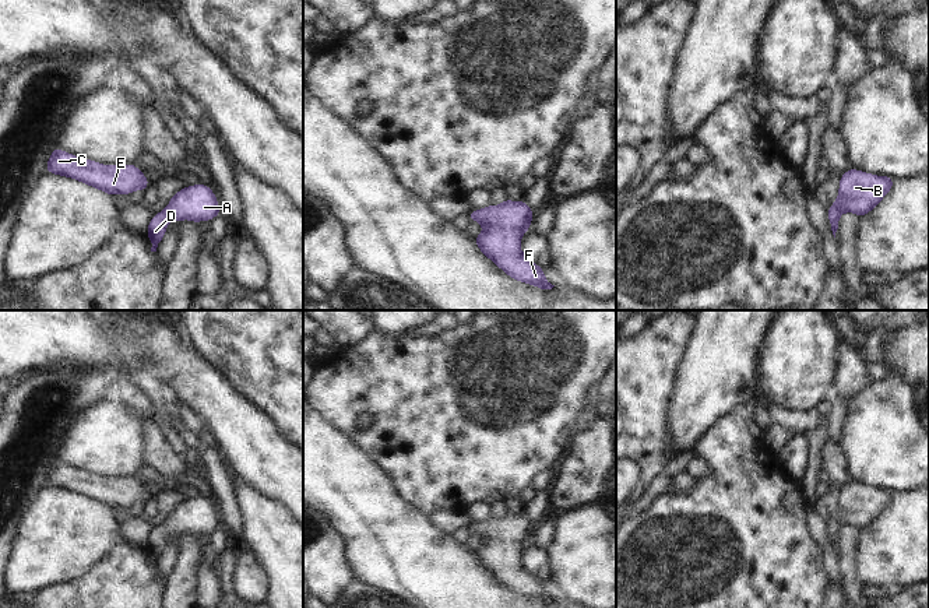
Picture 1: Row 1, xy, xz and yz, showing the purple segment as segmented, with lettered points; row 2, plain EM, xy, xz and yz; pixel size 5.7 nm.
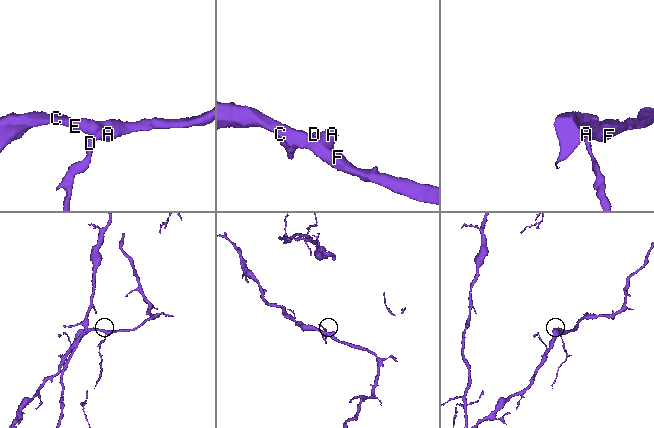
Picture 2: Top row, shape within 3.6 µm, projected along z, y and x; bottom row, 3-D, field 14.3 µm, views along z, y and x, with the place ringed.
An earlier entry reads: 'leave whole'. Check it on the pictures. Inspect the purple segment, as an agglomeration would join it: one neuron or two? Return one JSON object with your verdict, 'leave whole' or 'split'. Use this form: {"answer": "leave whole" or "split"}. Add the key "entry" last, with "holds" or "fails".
{"answer": "leave whole", "entry": "holds"}

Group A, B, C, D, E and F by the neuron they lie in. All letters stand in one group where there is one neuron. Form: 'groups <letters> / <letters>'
groups A B C D E F

